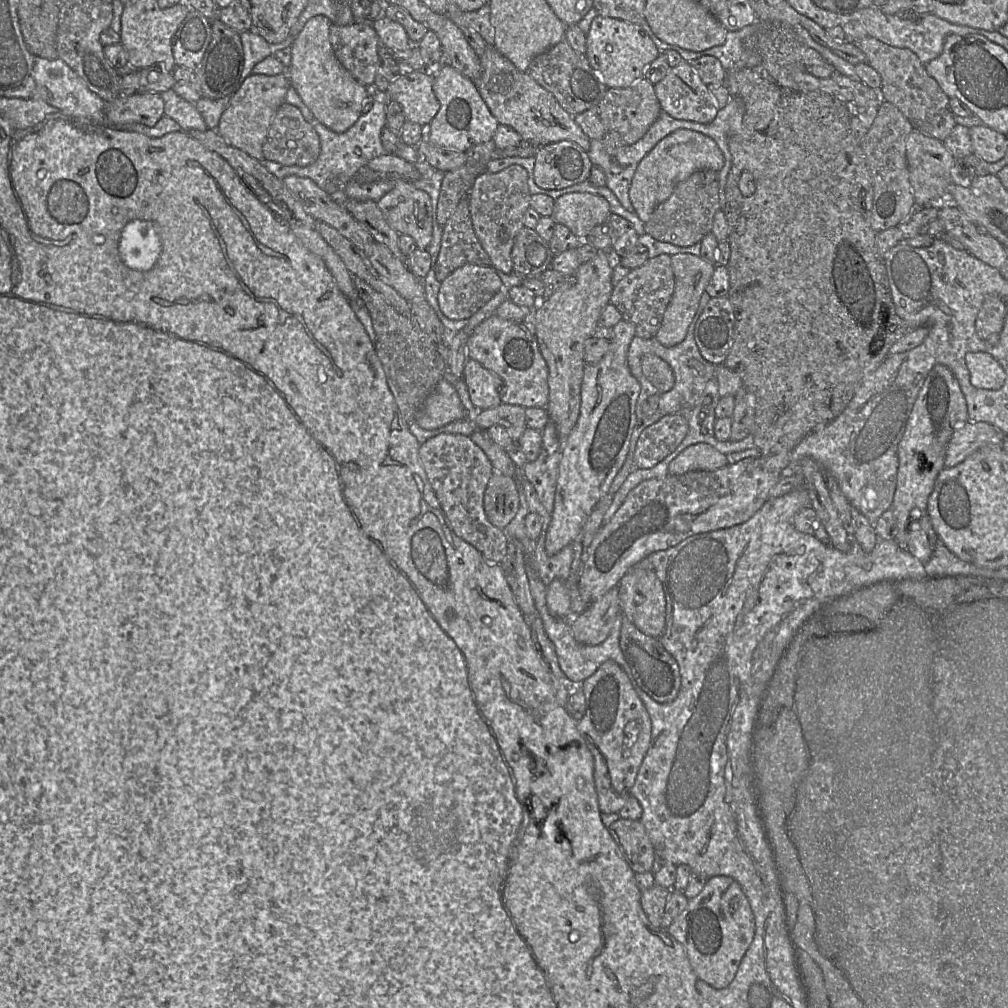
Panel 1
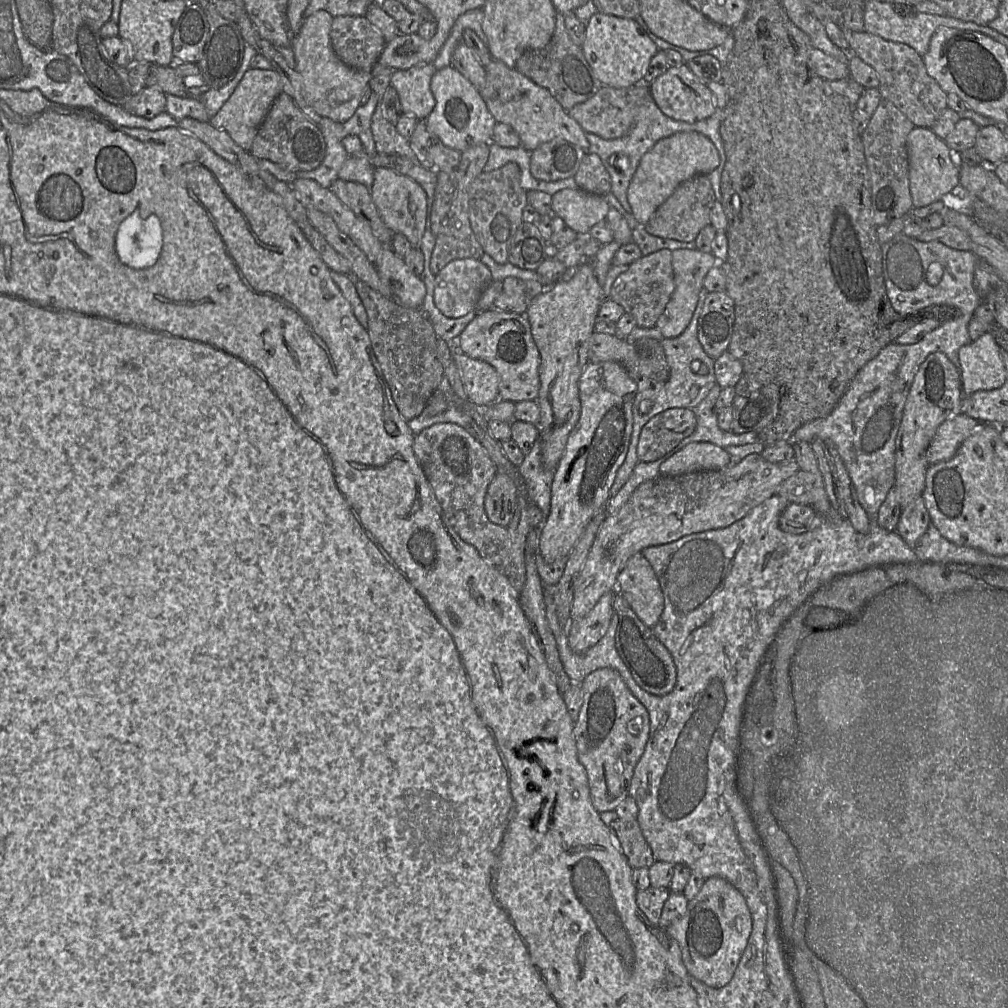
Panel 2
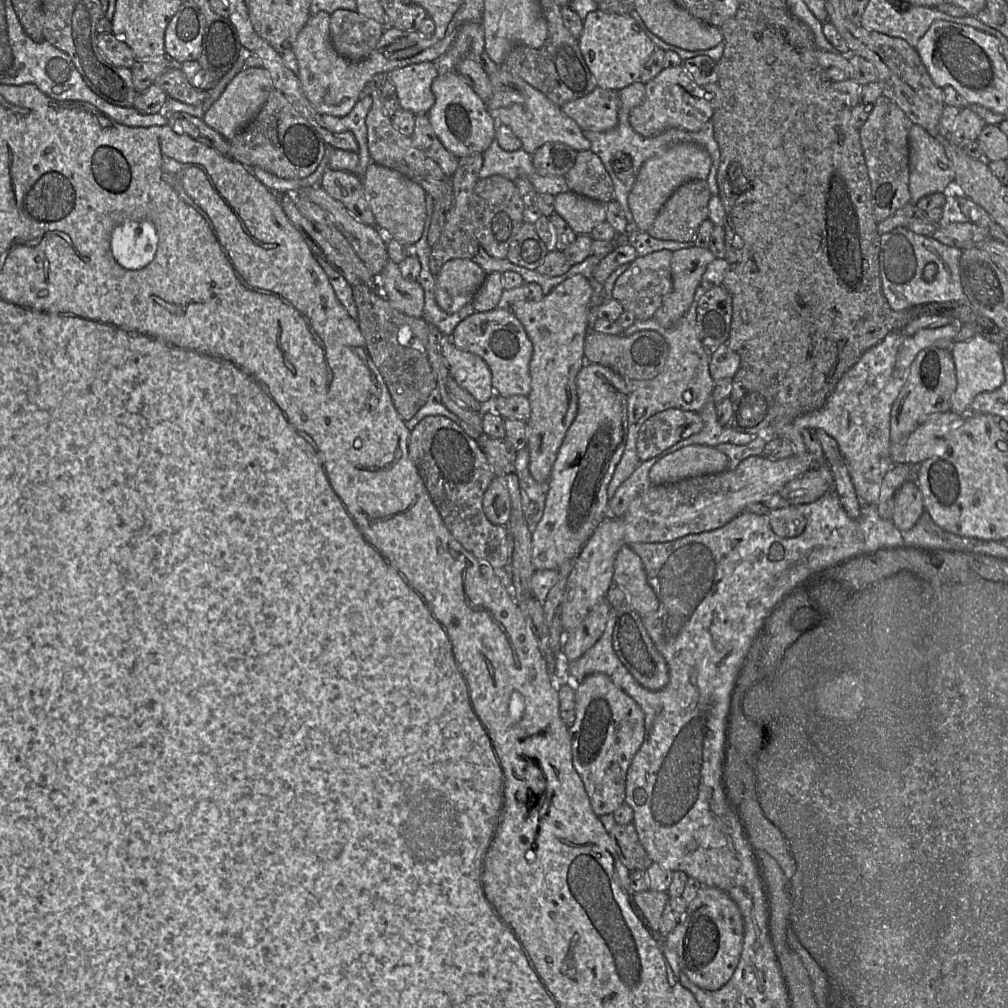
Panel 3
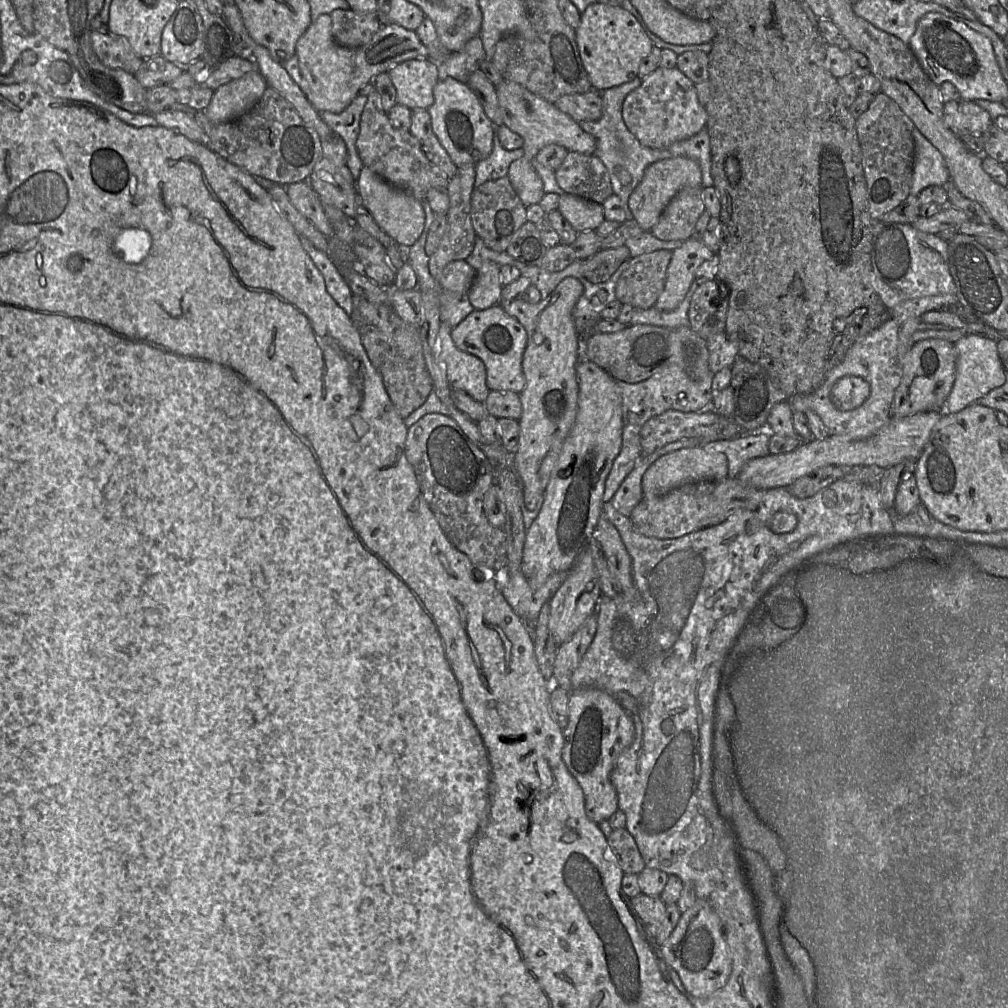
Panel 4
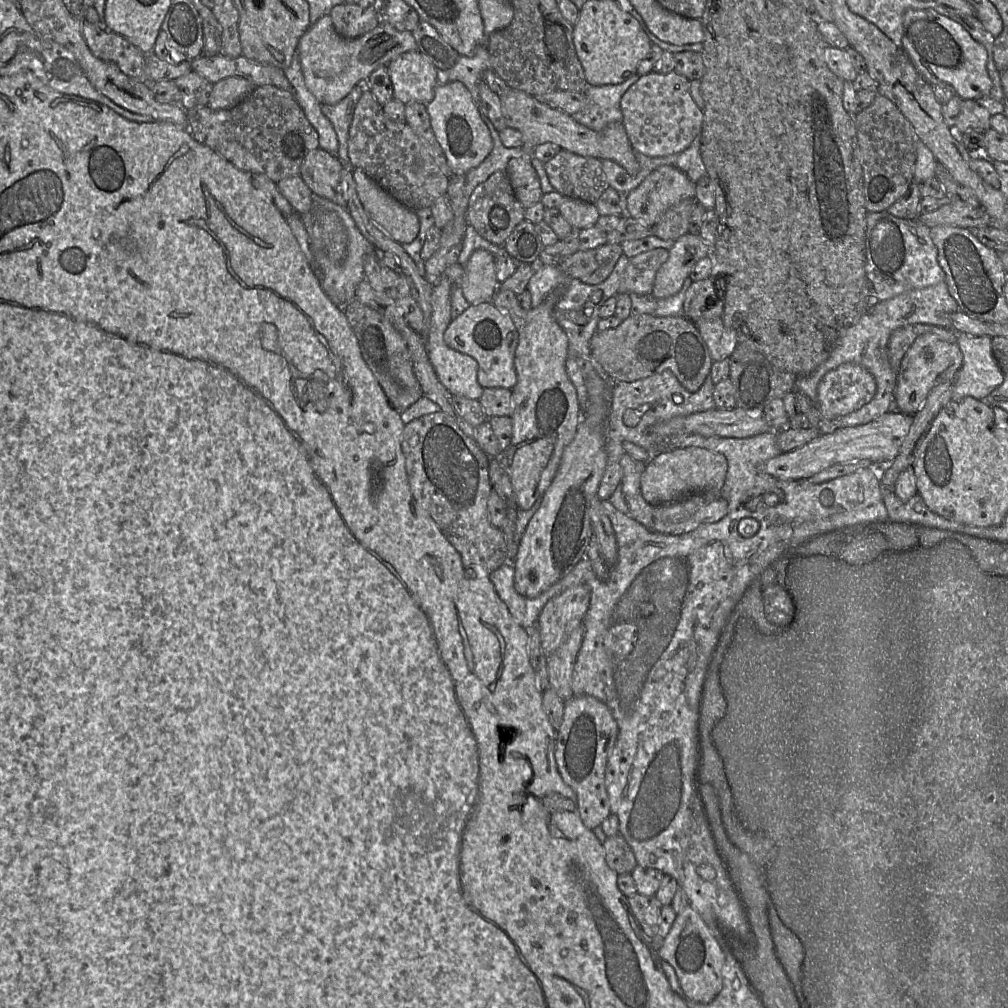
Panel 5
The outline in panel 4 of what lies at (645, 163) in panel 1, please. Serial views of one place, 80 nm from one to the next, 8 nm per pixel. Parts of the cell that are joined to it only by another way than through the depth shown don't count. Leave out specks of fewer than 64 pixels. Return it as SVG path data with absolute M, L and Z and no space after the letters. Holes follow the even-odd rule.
M673 157L649 165L640 183L628 199L628 206L634 219L643 231L650 231L675 194L684 187L702 187L702 173L699 164L690 158Z

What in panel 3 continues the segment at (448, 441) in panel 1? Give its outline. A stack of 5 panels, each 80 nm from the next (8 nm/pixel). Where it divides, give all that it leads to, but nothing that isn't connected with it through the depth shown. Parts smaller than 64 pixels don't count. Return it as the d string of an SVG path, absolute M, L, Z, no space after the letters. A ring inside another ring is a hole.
M440 416L423 418L410 432L409 457L452 536L493 570L511 563L511 536L505 526L492 524L483 511L483 496L495 477L477 441L458 424Z

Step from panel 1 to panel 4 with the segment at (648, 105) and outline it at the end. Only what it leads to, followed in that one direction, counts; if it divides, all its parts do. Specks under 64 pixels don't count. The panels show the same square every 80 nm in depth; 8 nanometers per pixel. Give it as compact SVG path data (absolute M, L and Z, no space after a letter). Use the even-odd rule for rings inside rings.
M595 89L586 93L563 95L553 104L577 123L595 121L602 115L602 99Z

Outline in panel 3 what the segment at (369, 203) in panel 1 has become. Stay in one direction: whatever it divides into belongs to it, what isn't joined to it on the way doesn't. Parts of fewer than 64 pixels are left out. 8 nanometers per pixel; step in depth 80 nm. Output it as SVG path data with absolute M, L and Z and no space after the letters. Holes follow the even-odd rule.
M328 168L322 176L320 187L340 202L356 220L377 228L373 213L365 199L362 180L356 175Z

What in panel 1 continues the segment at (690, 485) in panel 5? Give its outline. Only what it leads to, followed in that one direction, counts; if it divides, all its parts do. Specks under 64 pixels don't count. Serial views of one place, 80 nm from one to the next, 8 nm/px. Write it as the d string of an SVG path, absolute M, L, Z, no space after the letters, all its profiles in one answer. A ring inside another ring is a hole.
M697 443L683 450L668 466L670 474L680 475L688 471L713 471L729 464L728 456L708 443Z

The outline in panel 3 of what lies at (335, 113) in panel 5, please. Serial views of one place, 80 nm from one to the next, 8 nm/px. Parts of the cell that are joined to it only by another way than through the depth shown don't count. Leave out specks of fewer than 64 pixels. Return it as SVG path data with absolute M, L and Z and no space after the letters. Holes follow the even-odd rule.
M366 95L359 99L352 110L343 117L332 115L322 115L323 122L334 133L351 132L358 144L359 162L355 169L355 174L359 179L364 177L367 166L371 163L371 157L367 144L366 116L373 102L372 95Z

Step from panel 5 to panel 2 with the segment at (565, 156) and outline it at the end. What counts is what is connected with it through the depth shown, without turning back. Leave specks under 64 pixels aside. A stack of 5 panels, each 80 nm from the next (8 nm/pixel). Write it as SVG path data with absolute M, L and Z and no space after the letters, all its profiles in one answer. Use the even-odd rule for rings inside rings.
M586 151L579 169L573 177L578 188L593 194L605 196L611 192L611 179L597 154Z

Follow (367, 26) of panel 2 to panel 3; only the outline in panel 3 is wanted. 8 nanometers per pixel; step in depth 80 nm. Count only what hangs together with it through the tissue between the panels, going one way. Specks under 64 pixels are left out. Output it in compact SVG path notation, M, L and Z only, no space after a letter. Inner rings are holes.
M337 9L330 15L329 28L335 51L351 62L368 57L385 30L377 21L346 9Z

